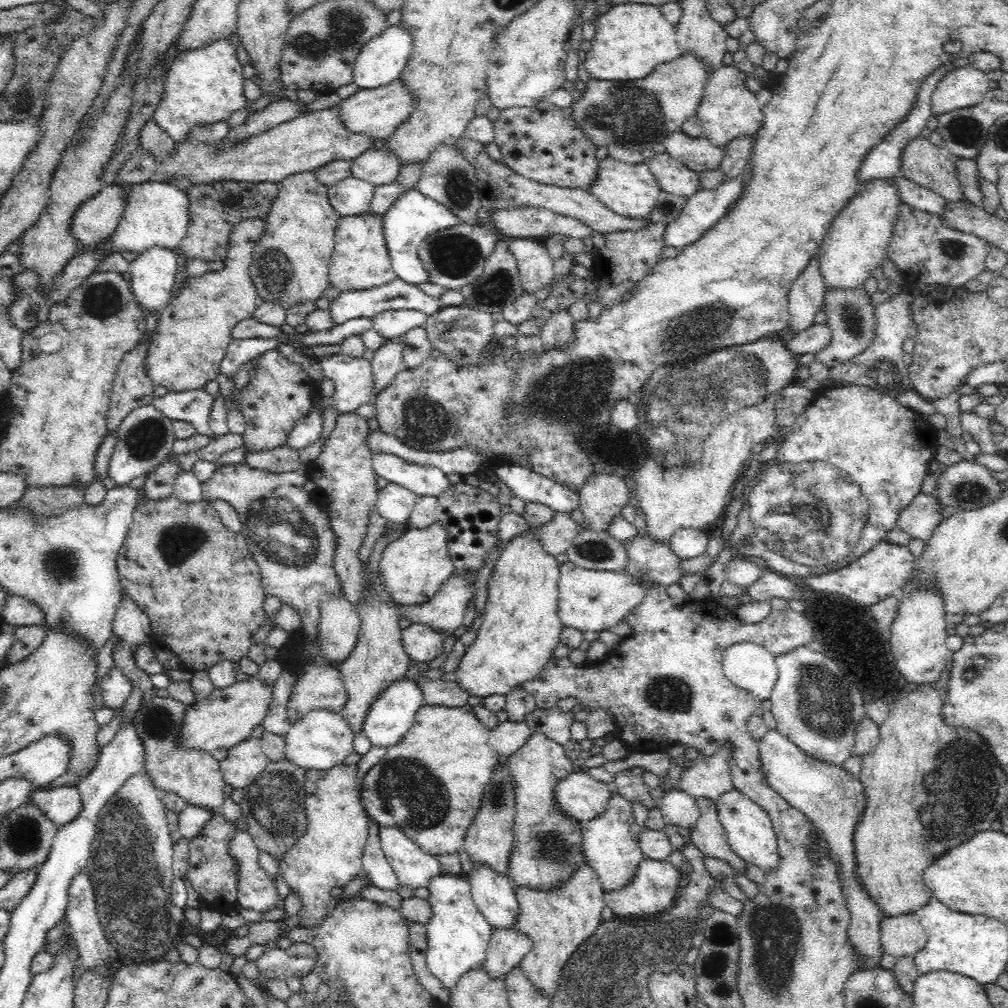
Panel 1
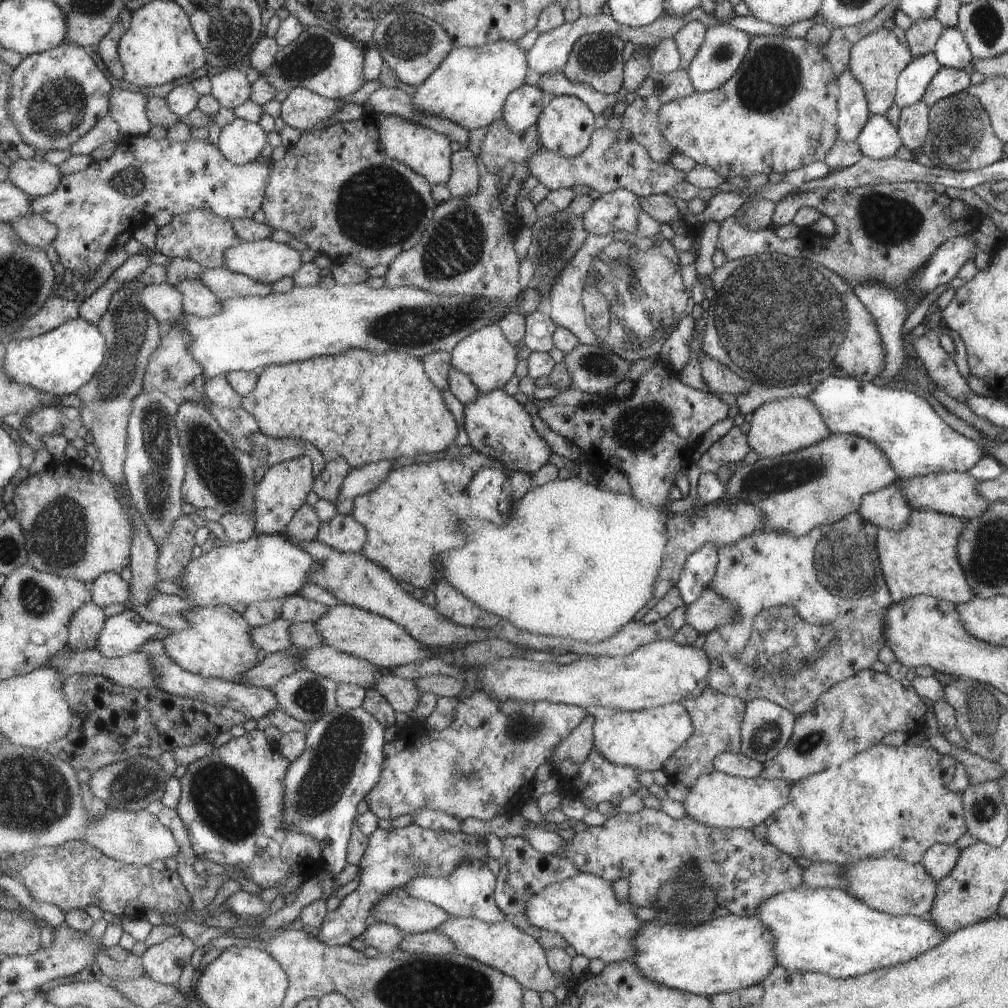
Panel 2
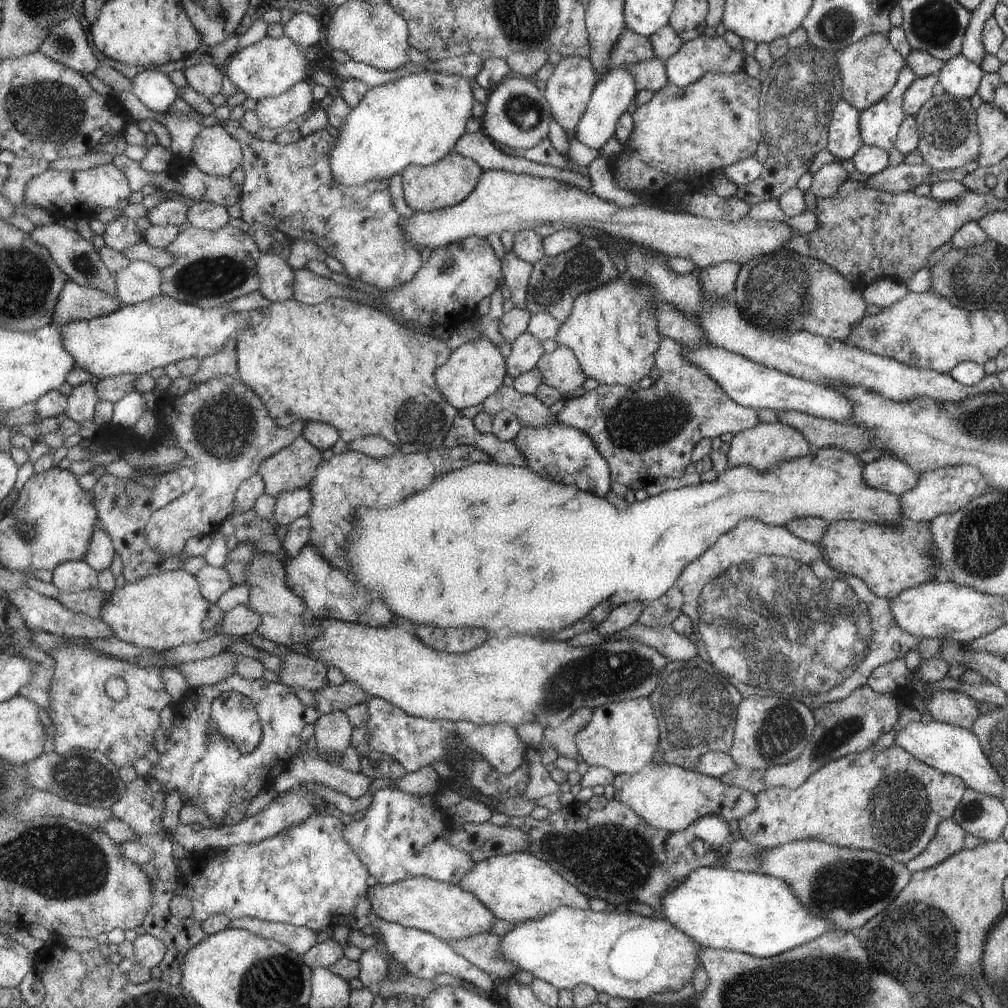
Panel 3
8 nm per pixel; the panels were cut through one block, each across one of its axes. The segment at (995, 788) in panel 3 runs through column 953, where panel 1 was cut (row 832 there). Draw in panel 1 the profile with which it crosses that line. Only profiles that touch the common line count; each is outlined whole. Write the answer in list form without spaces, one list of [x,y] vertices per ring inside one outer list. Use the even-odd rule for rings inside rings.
[[[735,788],[726,793],[721,793],[715,803],[731,849],[742,860],[764,873],[772,873],[773,870],[776,870],[780,855],[777,854],[776,831],[768,813],[759,804],[750,800],[744,793],[738,792]]]

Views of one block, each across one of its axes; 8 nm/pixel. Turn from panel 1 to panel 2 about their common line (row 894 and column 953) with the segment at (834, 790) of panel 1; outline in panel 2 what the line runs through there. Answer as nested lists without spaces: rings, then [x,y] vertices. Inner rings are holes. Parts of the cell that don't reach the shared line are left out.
[[[935,844],[922,857],[920,864],[923,869],[934,878],[935,882],[943,879],[943,876],[948,876],[951,873],[951,868],[958,863],[958,857],[961,855],[961,850],[957,849],[952,844]]]

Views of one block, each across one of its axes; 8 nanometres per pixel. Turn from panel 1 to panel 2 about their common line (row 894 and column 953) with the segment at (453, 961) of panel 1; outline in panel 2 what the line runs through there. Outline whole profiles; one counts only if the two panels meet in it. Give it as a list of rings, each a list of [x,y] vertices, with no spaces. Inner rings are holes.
[[[825,376],[807,396],[807,400],[818,409],[826,428],[830,433],[848,433],[869,440],[882,450],[883,456],[893,466],[897,478],[925,476],[929,472],[967,472],[983,456],[982,446],[970,438],[963,437],[957,430],[951,429],[941,420],[924,398],[911,390],[875,386],[871,382],[862,382],[852,377]]]

